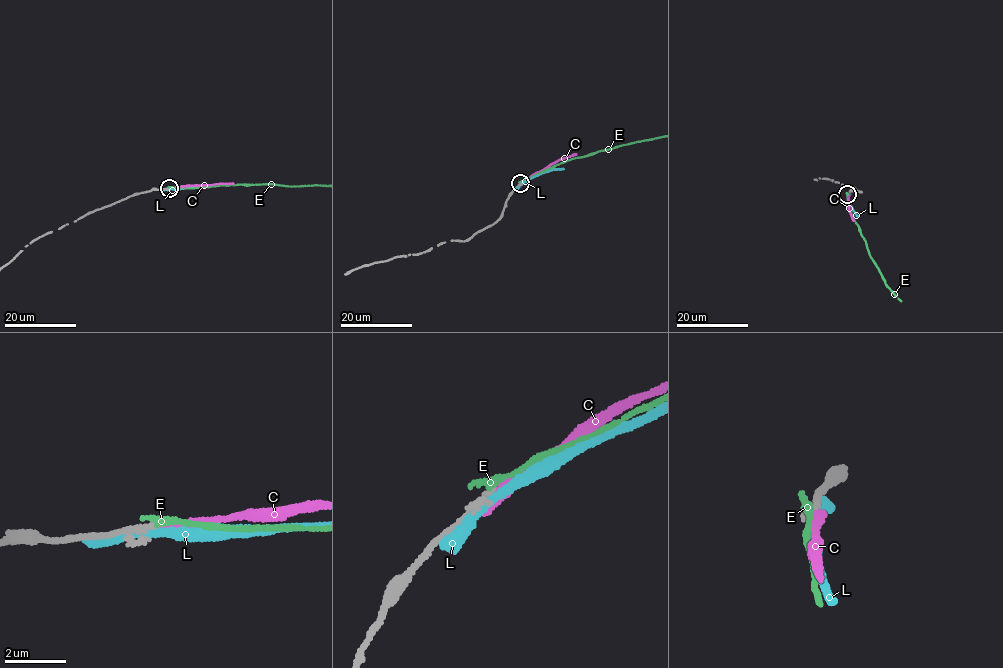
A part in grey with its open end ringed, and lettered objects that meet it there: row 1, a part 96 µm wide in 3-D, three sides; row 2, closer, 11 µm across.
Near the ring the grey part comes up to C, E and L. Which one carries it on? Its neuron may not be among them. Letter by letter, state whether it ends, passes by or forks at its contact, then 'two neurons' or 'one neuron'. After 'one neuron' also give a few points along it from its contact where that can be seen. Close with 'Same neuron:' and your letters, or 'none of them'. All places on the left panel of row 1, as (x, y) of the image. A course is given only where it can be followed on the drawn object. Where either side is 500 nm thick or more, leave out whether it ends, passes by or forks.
C: it ends; two neurons
E: it ends; two neurons
L: it passes by; two neurons
Same neuron: none of them

